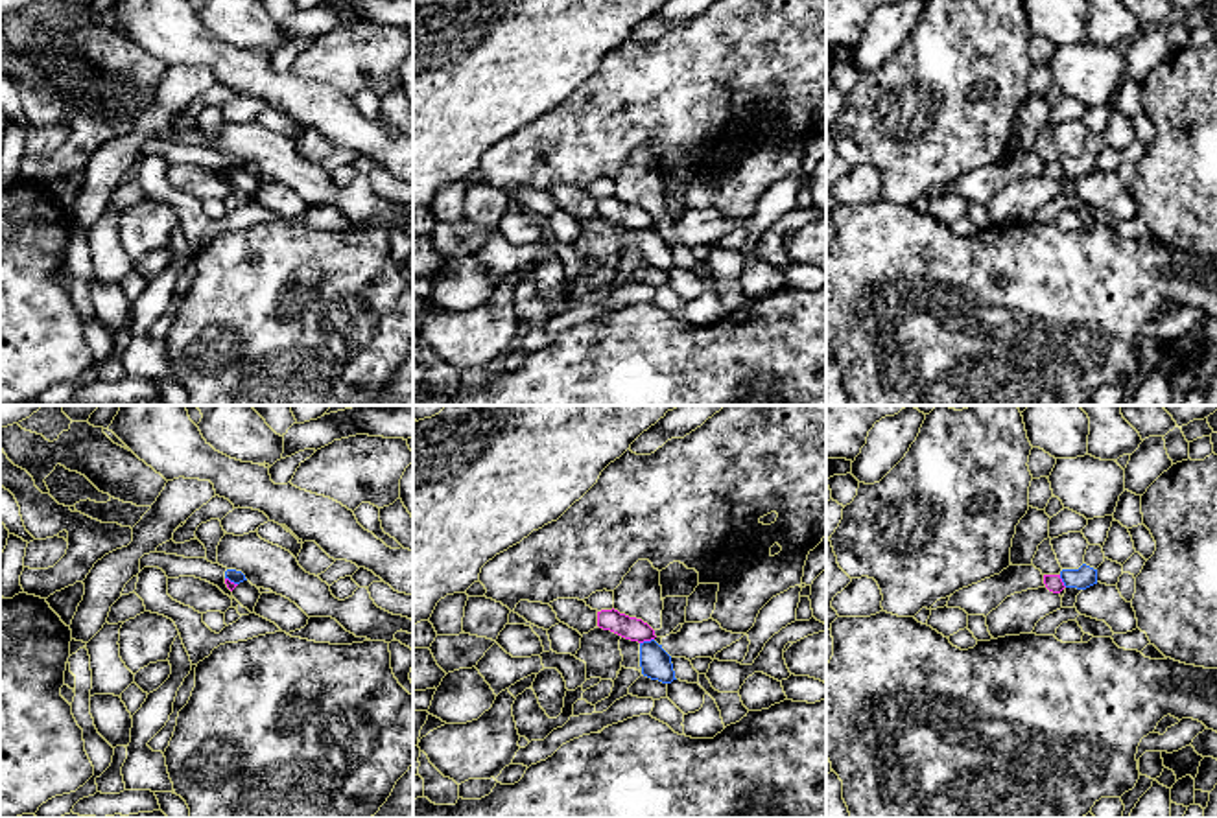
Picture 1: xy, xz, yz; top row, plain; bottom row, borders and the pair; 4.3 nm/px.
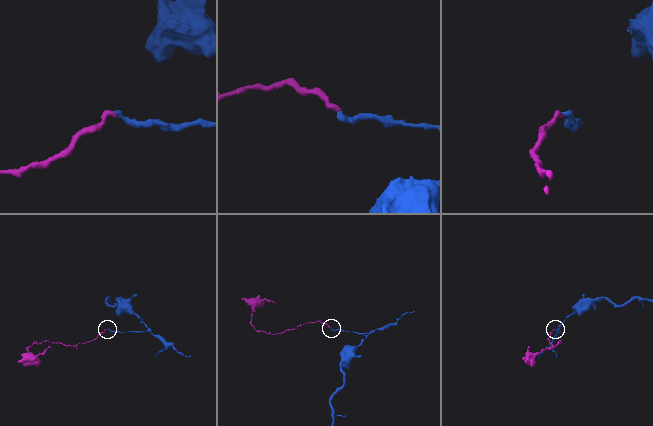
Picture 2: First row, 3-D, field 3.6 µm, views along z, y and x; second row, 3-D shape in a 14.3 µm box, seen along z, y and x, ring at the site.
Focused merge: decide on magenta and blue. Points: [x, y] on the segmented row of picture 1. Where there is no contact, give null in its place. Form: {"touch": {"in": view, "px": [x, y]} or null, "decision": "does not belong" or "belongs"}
{"touch": {"in": "xz", "px": [646, 640]}, "decision": "does not belong"}

